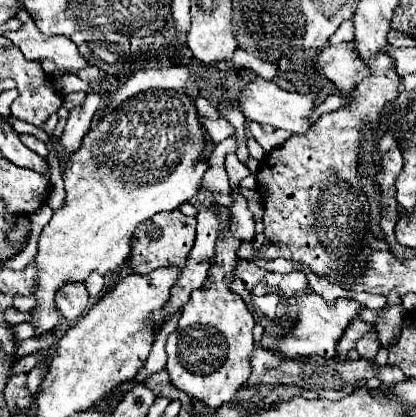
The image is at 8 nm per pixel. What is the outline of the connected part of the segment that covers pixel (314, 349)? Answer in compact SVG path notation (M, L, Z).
M307 291L297 295L299 303L299 319L295 329L281 339L271 339L269 333L265 333L261 345L271 351L279 351L283 357L309 357L309 355L321 355L325 359L333 359L337 353L337 341L341 339L341 333L349 327L349 321L359 317L363 311L363 305L353 299L335 299L335 301L325 301L321 295Z

